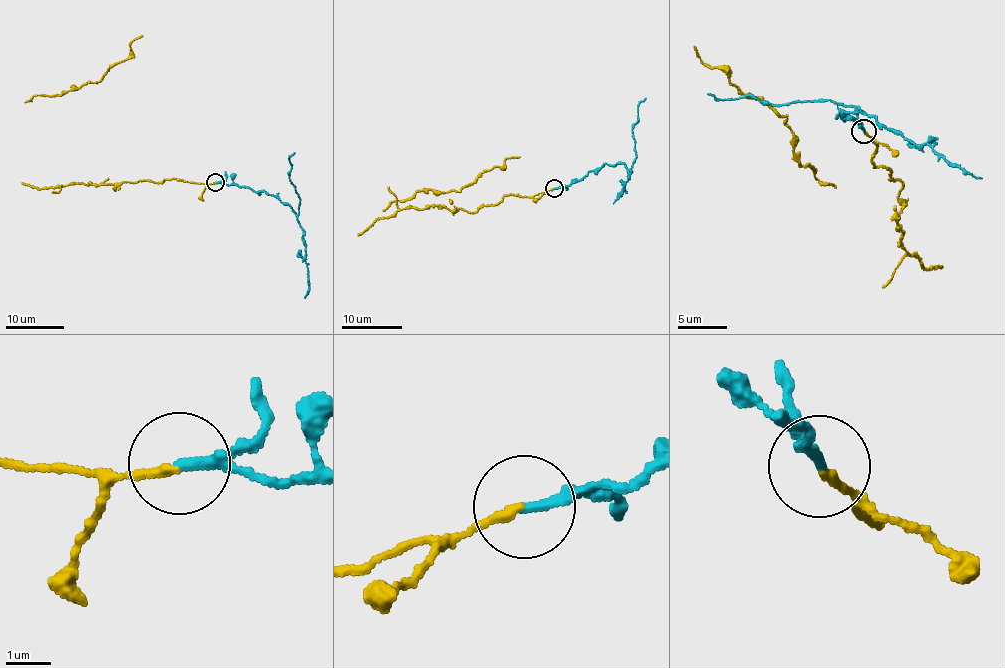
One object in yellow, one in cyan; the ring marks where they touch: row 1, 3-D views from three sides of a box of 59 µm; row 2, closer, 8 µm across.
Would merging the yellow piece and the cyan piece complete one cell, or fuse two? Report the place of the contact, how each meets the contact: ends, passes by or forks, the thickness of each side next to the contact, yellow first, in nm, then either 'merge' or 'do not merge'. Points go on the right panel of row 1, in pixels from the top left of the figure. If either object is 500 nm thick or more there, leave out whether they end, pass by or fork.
at (864, 131); yellow ends there; cyan ends there; 180 nm thick on the yellow side, 240 nm on the other; do not merge

